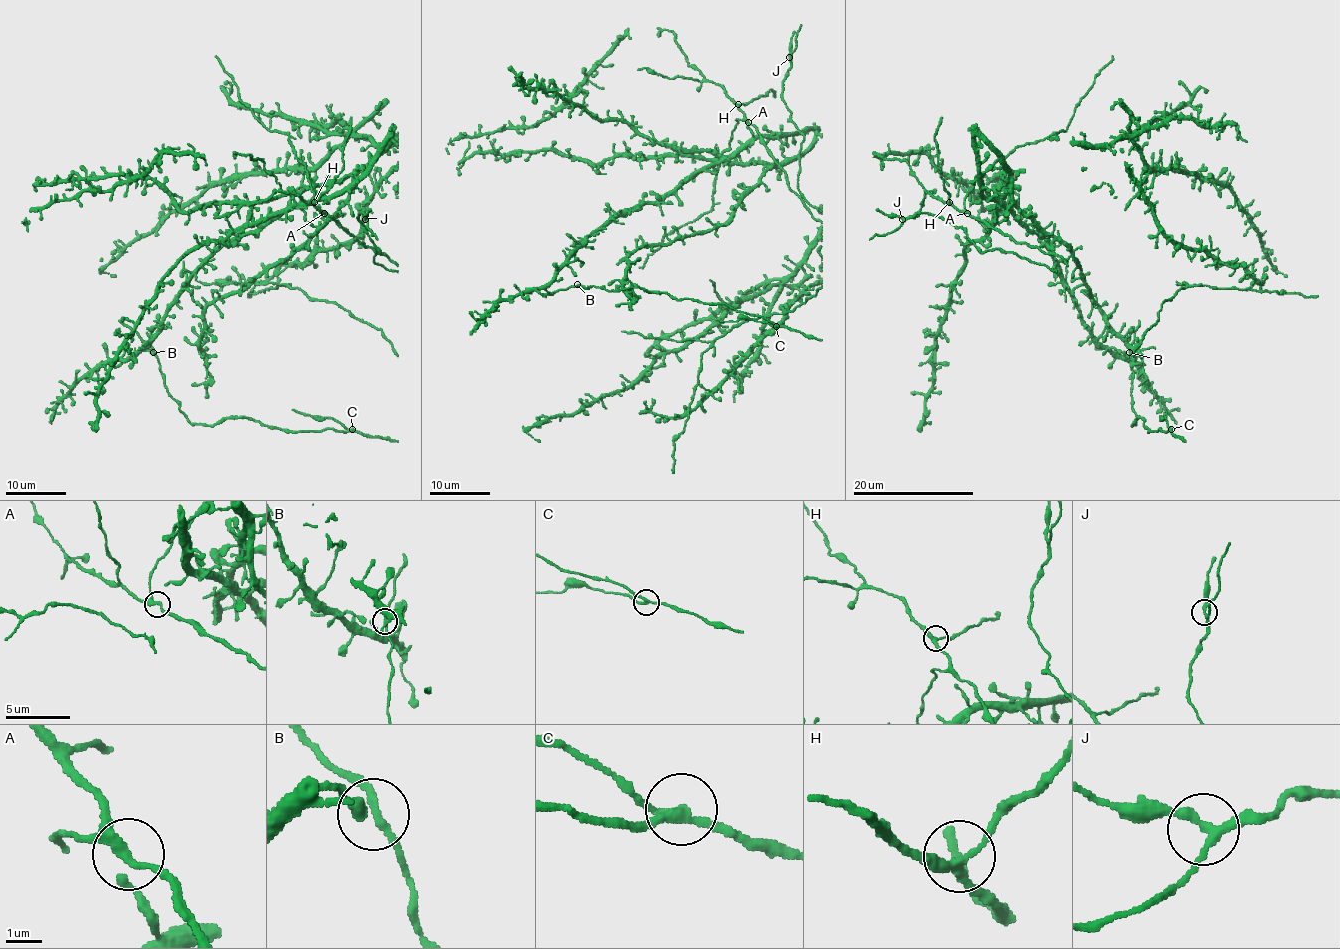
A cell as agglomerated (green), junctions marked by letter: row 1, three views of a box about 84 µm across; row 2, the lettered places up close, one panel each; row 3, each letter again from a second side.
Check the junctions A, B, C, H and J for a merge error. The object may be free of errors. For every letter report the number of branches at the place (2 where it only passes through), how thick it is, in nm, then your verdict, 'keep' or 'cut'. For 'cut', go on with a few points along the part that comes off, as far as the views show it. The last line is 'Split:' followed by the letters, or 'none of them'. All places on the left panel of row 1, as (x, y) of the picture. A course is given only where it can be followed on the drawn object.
A: 3 | 240 nm | keep
B: 3 | 160 nm | keep
C: 3 | 200 nm | cut | (352, 429), (345, 429), (332, 419), (315, 419), (292, 409)
H: 3 | 260 nm | keep
J: 3 | 240 nm | keep
Split: C

